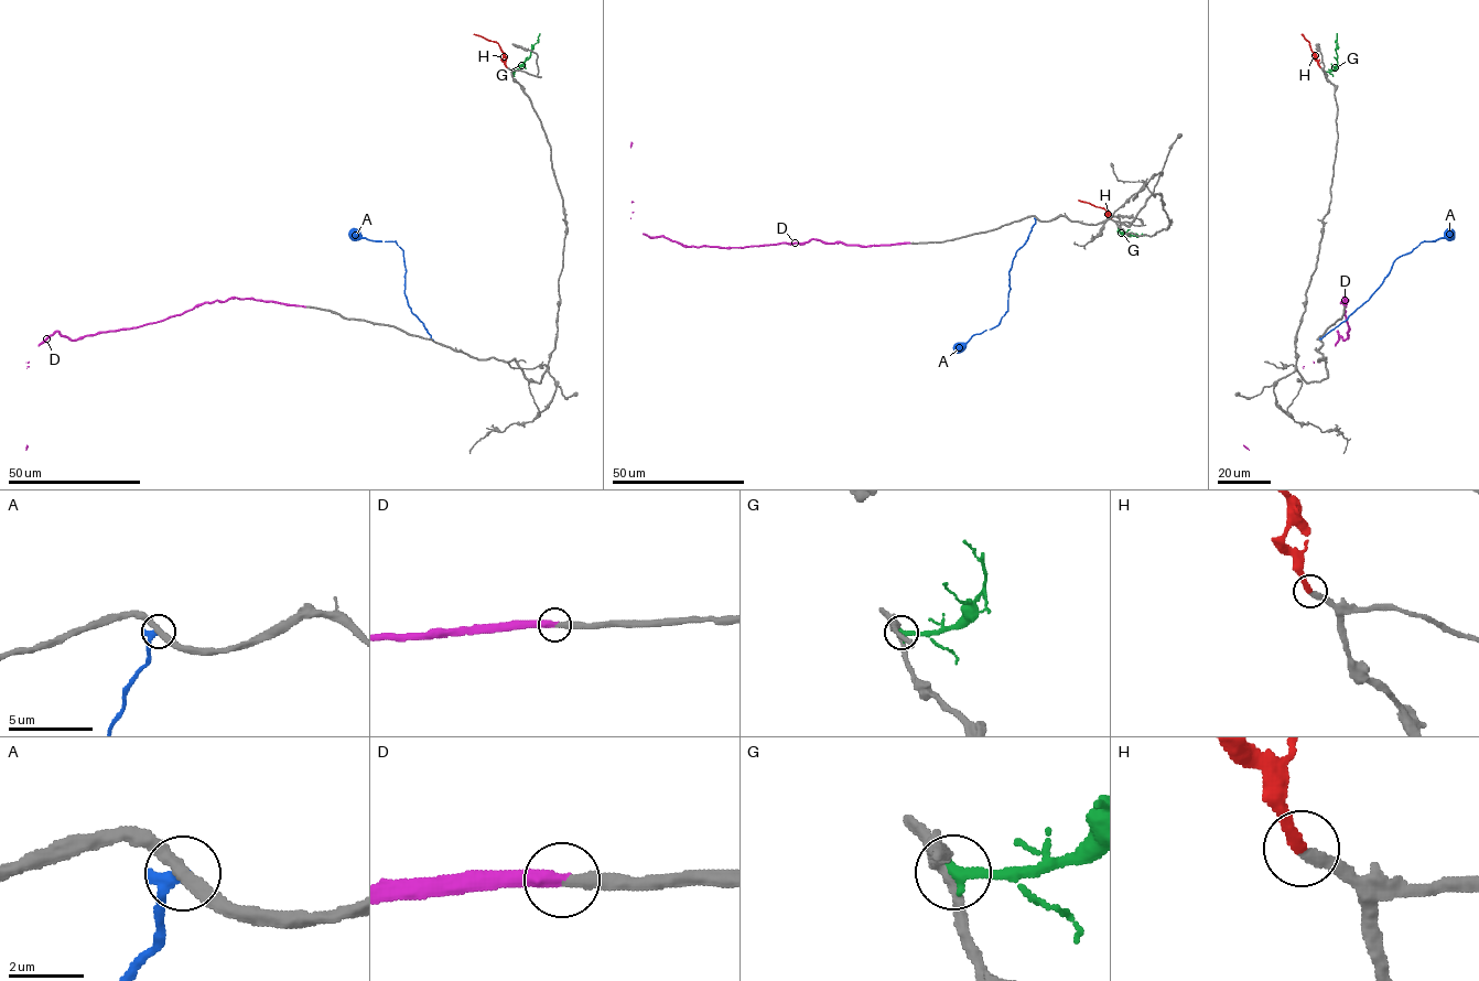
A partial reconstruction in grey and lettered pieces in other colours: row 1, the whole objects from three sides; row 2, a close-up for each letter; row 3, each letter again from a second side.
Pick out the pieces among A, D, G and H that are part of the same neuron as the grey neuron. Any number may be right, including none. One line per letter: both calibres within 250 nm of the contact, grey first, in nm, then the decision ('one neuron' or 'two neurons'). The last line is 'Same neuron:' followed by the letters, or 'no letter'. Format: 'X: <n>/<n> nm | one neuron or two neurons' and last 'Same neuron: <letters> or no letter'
A: 320/360 nm | two neurons
D: 360/400 nm | one neuron
G: 320/300 nm | two neurons
H: 240/260 nm | one neuron
Same neuron: D, H

